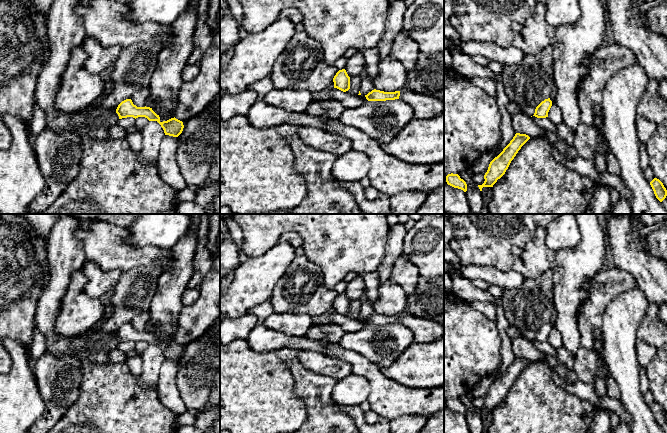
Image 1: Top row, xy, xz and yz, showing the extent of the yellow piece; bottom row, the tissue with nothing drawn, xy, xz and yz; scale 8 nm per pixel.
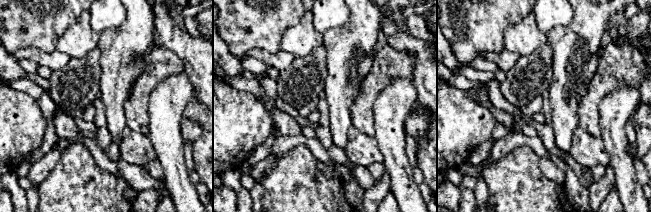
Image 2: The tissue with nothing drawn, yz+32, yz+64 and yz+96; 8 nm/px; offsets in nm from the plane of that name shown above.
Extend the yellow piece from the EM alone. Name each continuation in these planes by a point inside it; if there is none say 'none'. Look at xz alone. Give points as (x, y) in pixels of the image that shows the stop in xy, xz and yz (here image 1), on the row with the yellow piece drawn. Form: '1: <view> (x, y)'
none

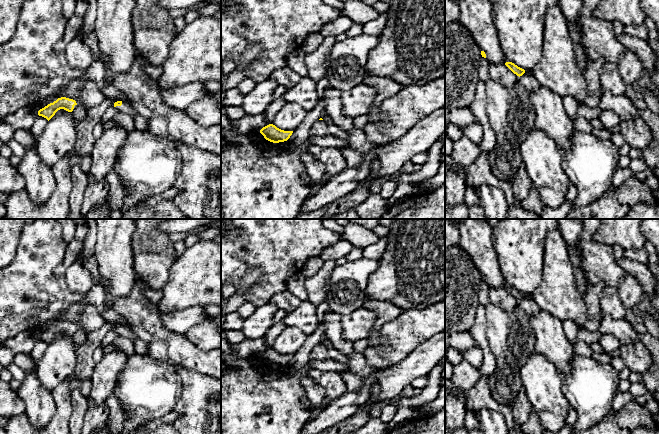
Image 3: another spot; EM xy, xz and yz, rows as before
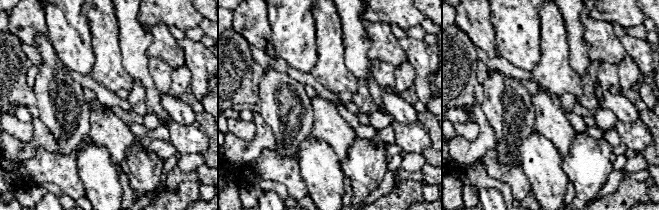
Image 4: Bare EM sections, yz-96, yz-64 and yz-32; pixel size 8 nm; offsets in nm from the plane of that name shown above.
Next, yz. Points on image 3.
none

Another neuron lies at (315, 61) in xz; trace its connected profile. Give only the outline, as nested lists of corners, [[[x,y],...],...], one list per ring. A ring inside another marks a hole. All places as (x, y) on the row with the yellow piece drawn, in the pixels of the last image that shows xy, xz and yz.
[[[336,36],[326,37],[322,45],[315,51],[305,54],[308,77],[317,83],[326,74],[326,59],[329,49],[337,42]]]

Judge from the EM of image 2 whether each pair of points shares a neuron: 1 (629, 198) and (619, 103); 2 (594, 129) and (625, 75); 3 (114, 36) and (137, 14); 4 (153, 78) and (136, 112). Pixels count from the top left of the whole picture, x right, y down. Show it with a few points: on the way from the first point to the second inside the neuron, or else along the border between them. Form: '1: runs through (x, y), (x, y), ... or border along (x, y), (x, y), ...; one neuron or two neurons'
1: runs through (625, 174), (617, 146), (617, 127); one neuron
2: runs through (592, 113), (592, 98), (609, 81); one neuron
3: runs through (120, 34), (134, 20); one neuron
4: runs through (145, 86), (139, 94), (137, 104); one neuron

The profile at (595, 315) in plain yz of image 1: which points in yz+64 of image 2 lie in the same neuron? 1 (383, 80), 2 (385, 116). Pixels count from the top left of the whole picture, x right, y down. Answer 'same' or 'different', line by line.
1: same
2: different

